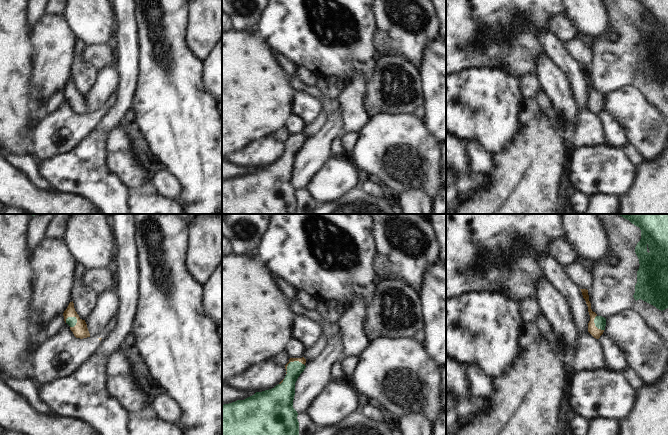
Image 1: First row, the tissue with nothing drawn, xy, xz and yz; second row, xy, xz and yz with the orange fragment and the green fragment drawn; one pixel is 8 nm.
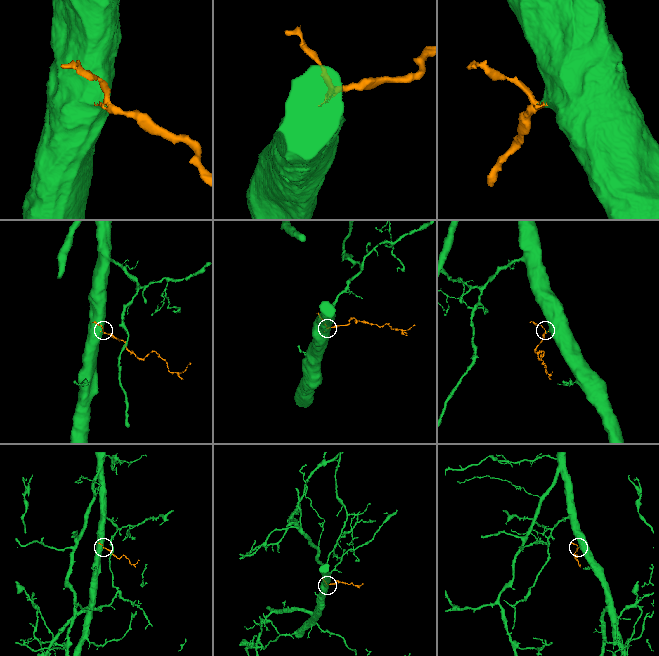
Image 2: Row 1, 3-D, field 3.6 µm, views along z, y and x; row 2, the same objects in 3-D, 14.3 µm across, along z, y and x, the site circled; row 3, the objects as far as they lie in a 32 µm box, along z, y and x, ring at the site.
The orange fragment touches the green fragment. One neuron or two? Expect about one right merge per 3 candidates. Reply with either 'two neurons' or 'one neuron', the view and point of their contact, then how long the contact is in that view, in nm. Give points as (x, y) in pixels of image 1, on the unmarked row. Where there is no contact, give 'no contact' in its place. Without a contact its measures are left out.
one neuron | xy (70, 92) | 110 nm

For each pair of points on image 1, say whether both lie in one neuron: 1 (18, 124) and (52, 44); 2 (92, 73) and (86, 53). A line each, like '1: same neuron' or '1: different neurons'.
1: different neurons
2: different neurons

